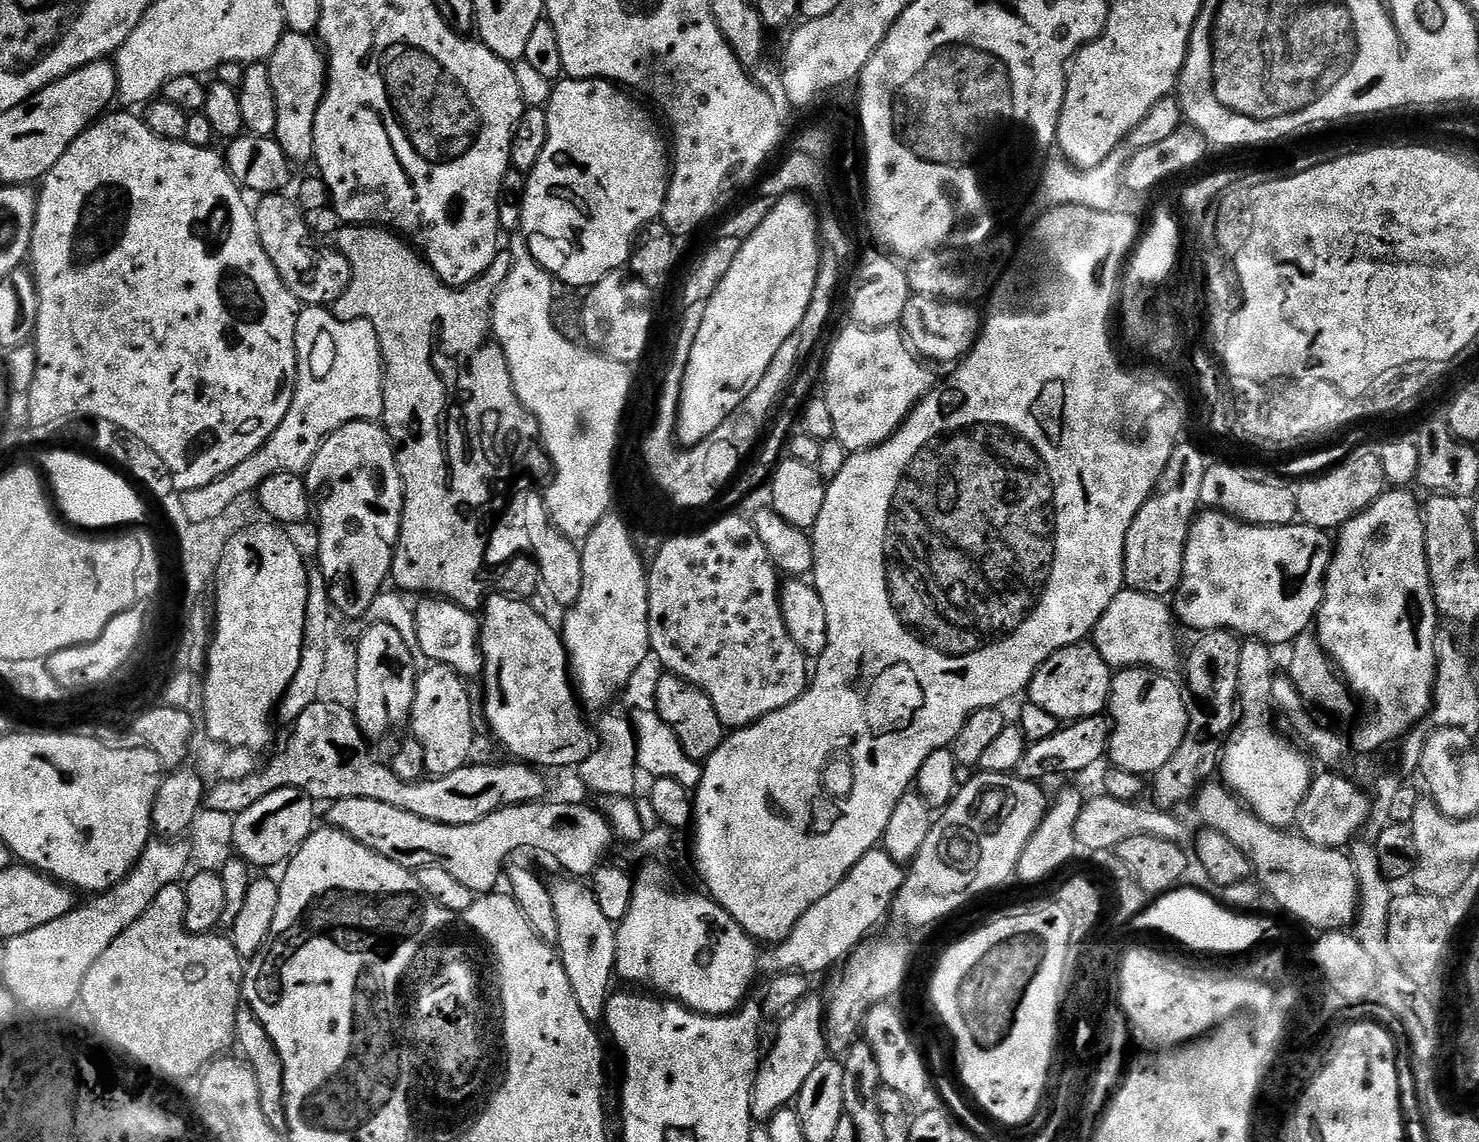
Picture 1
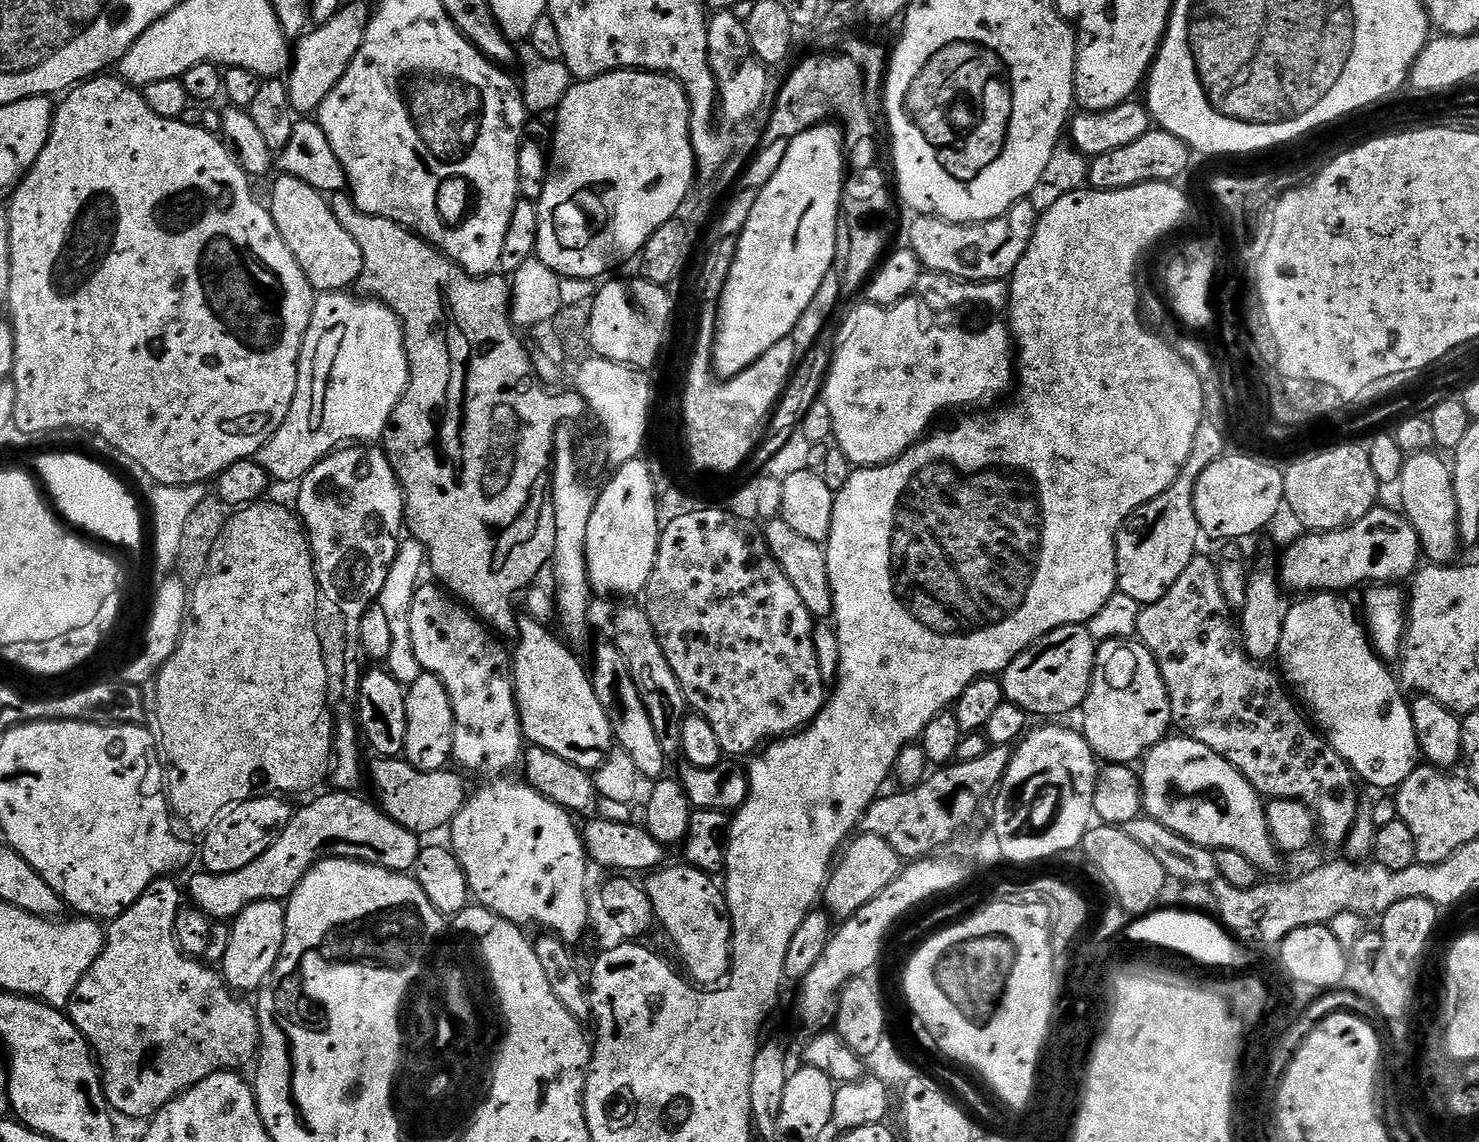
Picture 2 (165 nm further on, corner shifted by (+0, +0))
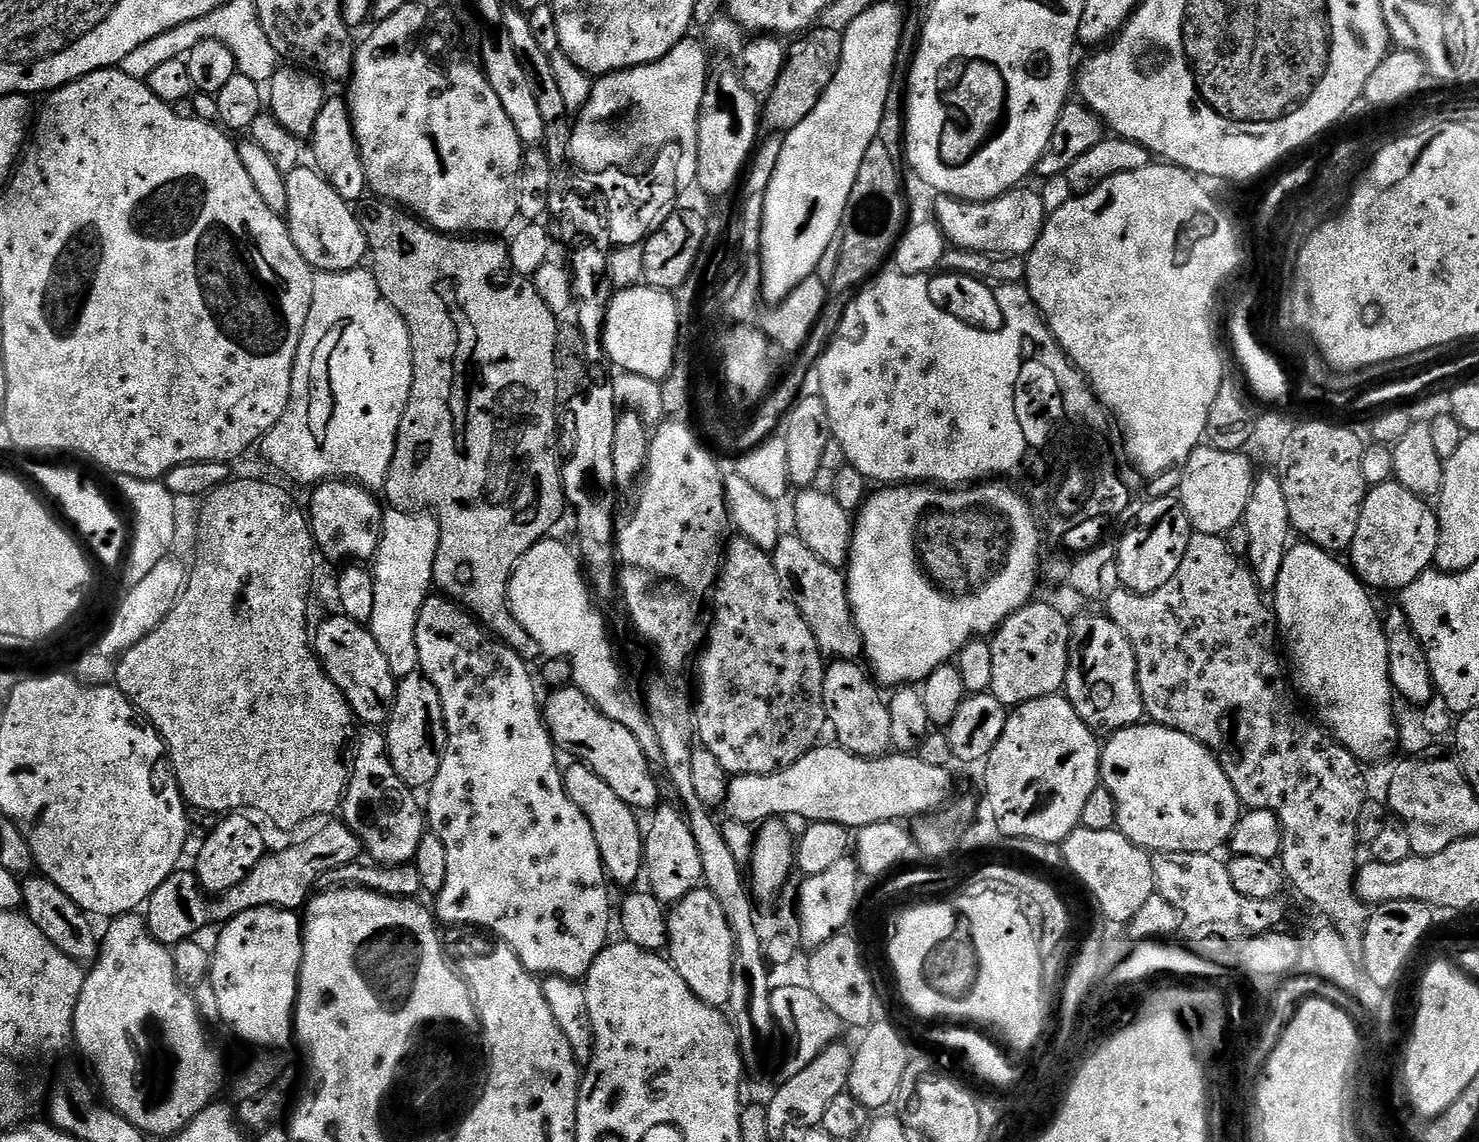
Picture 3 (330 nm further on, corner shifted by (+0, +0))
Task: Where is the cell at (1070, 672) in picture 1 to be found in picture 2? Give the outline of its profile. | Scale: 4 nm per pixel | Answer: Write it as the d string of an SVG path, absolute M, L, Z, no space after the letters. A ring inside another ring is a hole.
M1087 624L1062 626L1034 641L1002 673L1005 701L1018 705L1023 712L1033 717L1064 718L1060 716L1074 711L1075 708L1077 711L1090 690L1097 647L1098 642L1090 634Z

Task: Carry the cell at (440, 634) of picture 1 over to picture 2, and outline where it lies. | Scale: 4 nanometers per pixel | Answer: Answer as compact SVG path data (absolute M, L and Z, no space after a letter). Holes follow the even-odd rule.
M421 583L417 587L412 605L410 606L410 642L414 642L414 654L419 667L425 672L429 672L431 676L437 676L442 682L442 686L446 686L446 694L450 698L450 706L454 710L454 746L452 747L452 760L455 763L460 763L459 767L465 773L477 772L480 776L489 776L490 779L481 786L480 789L473 791L465 800L462 810L458 810L458 814L452 819L450 825L450 833L452 832L452 841L450 847L452 853L458 858L458 862L462 866L462 870L466 874L466 882L471 899L475 901L479 907L490 910L494 914L498 914L502 918L506 918L511 924L521 926L529 926L528 924L537 924L540 930L545 933L557 936L569 946L576 946L576 943L584 936L584 931L588 928L588 868L590 869L590 861L588 853L584 851L584 838L581 829L576 828L573 813L567 812L564 808L559 808L554 802L550 802L550 798L546 798L542 794L538 794L536 790L531 788L523 779L517 780L496 780L499 776L504 776L512 767L519 765L522 760L522 753L526 748L524 732L520 729L520 715L516 709L516 689L512 686L512 657L509 649L504 649L499 639L465 605L459 600L453 598L443 587L437 586L435 583Z

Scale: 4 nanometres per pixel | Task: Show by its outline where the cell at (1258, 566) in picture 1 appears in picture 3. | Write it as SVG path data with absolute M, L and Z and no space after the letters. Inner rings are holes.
M1395 479L1387 480L1385 484L1371 485L1368 495L1364 498L1362 514L1358 518L1358 530L1354 534L1354 542L1350 549L1350 557L1352 556L1350 567L1369 589L1399 590L1410 586L1414 578L1418 578L1423 572L1433 567L1439 541L1440 527L1429 501L1423 496L1416 496L1410 490L1406 490L1396 483Z

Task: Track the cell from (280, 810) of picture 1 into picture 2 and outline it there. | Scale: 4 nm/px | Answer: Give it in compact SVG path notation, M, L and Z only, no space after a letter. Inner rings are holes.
M260 794L251 800L243 800L225 811L220 819L203 833L202 840L204 845L198 848L198 860L202 863L203 871L213 872L214 874L230 874L242 870L242 866L250 866L250 862L254 862L254 858L258 858L258 854L266 854L266 850L270 850L270 846L278 838L278 834L282 834L282 830L286 830L286 826L290 822L294 811L293 805L288 805L287 799L281 798L276 794Z

